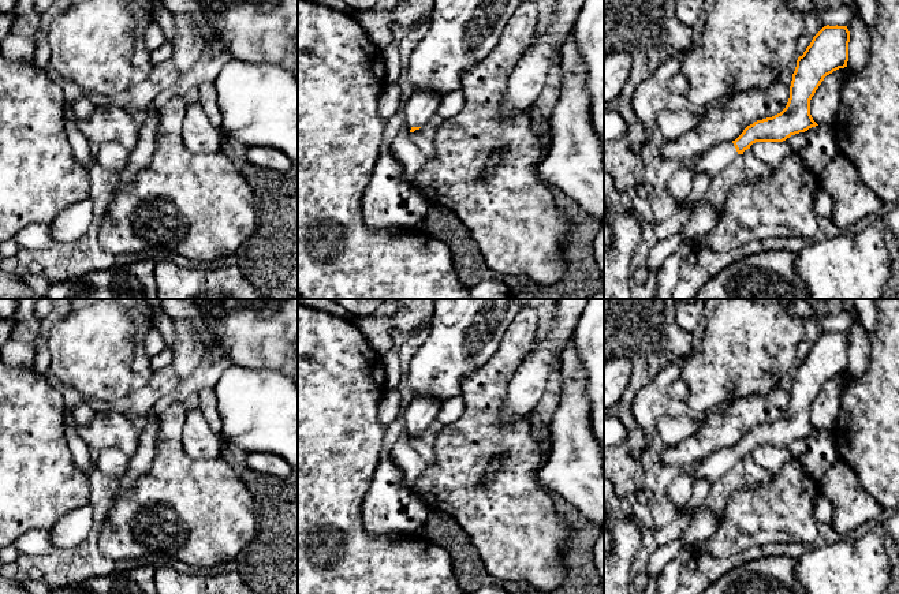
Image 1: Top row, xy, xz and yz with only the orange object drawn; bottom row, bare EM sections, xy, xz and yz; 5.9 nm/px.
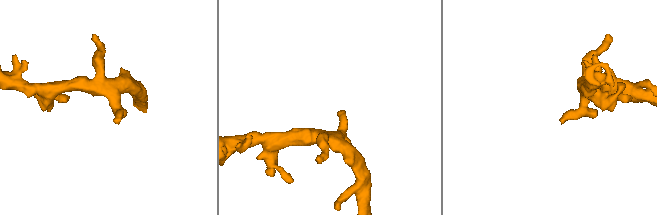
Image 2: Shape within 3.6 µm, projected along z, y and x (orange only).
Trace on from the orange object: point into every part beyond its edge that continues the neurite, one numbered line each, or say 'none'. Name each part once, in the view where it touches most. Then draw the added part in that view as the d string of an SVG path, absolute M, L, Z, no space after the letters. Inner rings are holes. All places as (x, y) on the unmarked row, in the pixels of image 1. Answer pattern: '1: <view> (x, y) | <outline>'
1: yz (679, 492) | M724 448L713 452L687 474L674 478L667 489L669 501L683 508L693 496L693 487L697 479L709 479L712 482L720 479L735 463L738 457L732 448Z

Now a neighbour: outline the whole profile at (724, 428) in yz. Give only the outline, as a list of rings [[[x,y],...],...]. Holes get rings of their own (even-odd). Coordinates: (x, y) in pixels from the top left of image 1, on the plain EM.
[[[776,385],[766,395],[735,399],[724,408],[701,415],[695,434],[668,445],[661,459],[667,466],[684,466],[704,460],[713,452],[735,447],[757,426],[780,419],[790,404],[790,392]]]

